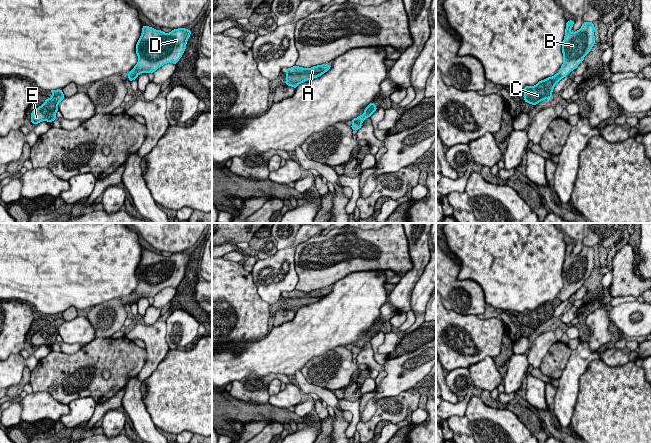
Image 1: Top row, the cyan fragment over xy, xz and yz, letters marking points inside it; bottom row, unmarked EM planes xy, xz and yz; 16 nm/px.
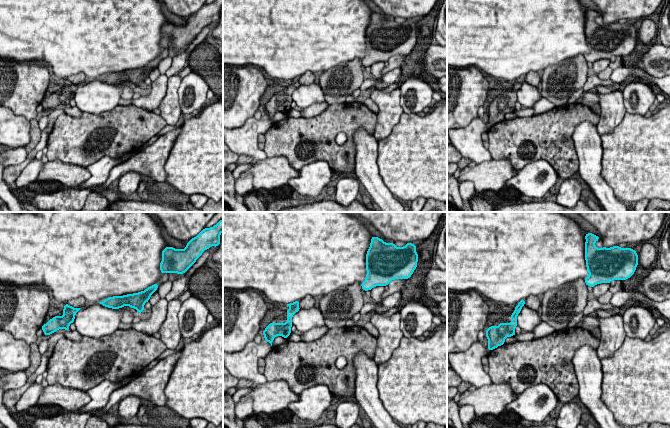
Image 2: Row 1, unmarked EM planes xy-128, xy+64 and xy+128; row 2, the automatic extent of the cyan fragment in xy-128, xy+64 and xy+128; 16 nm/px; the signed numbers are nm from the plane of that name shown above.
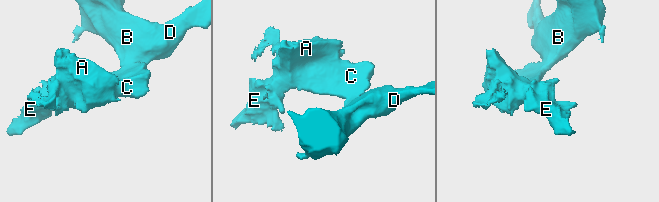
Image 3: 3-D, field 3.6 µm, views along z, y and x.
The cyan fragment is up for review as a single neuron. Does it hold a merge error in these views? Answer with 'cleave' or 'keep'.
cleave

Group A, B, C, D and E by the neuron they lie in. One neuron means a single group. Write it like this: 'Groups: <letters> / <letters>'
Groups: A C E / B D

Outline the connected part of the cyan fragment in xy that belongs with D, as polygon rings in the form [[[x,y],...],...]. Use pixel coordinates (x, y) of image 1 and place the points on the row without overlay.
[[[143,249],[141,260],[136,268],[138,286],[128,296],[129,301],[142,297],[154,297],[167,287],[177,288],[184,278],[191,253],[173,253],[170,257]]]

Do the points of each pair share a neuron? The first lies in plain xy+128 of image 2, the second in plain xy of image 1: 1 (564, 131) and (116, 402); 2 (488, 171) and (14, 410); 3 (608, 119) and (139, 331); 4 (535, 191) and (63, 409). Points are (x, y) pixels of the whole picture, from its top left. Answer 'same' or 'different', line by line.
1: different
2: different
3: same
4: different

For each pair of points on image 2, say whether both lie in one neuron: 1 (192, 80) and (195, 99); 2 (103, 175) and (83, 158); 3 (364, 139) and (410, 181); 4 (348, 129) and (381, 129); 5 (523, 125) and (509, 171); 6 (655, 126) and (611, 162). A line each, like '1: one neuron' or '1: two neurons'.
1: one neuron
2: two neurons
3: two neurons
4: two neurons
5: two neurons
6: one neuron

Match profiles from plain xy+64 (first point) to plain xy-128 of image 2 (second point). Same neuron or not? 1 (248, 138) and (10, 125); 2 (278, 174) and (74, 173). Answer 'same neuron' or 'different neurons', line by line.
1: same neuron
2: same neuron

